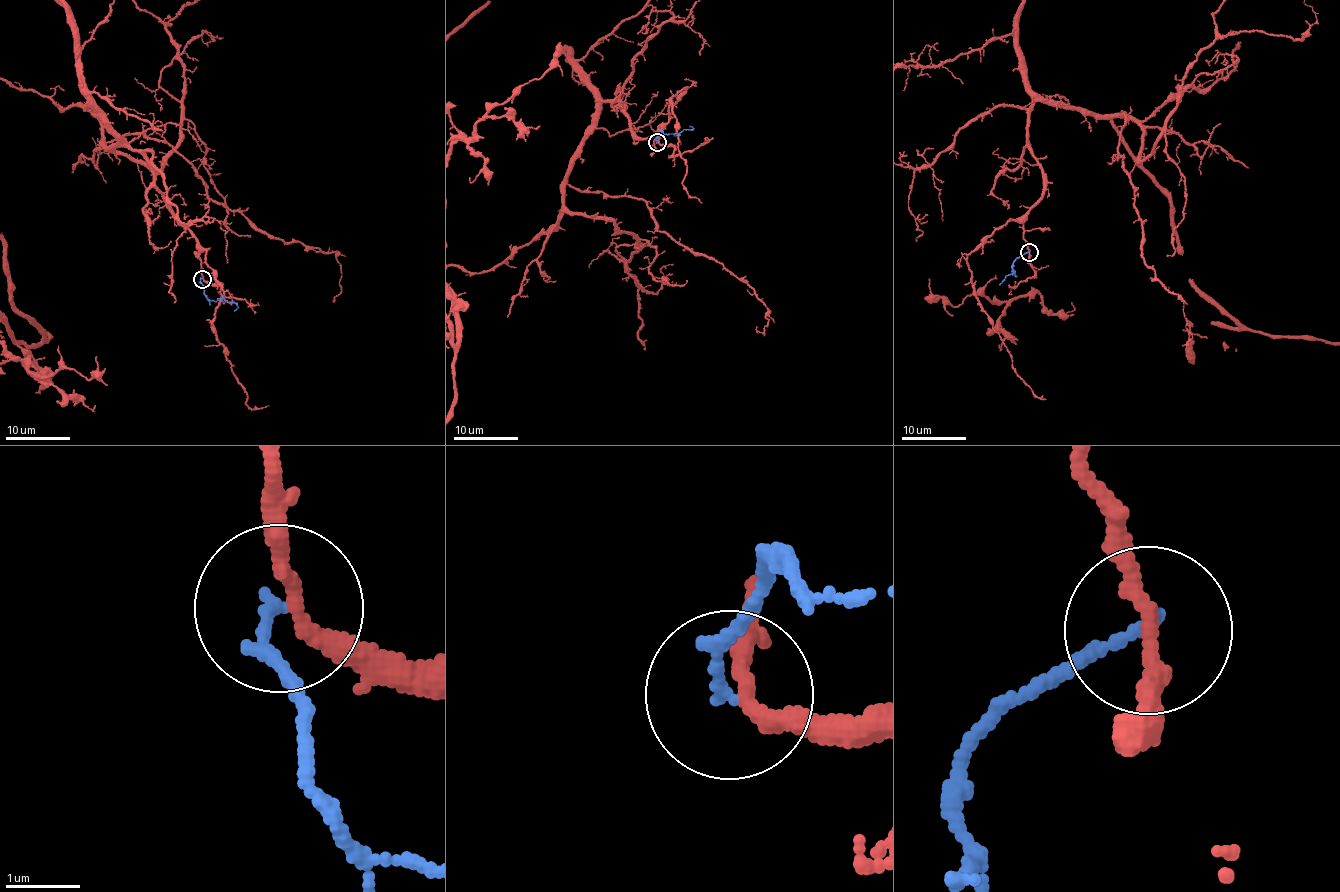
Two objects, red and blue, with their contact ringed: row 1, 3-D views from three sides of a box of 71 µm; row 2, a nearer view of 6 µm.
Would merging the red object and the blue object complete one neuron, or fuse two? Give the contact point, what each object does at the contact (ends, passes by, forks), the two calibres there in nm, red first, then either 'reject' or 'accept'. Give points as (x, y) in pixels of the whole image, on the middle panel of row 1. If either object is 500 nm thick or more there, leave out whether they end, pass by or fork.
place (657, 142); red passes by; blue ends; calibres 200 and 160 nm; reject

